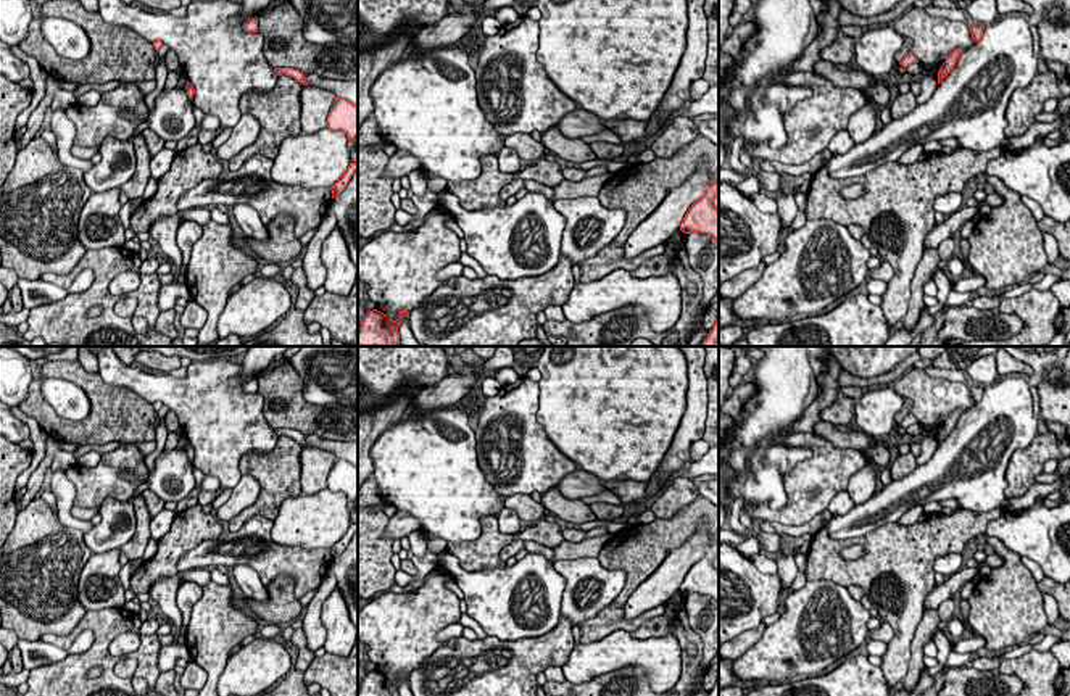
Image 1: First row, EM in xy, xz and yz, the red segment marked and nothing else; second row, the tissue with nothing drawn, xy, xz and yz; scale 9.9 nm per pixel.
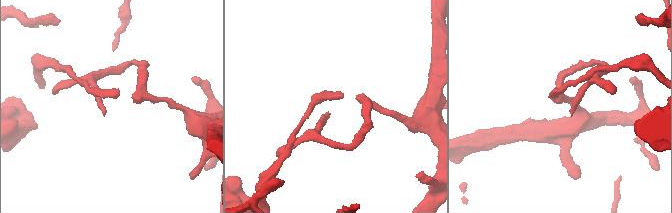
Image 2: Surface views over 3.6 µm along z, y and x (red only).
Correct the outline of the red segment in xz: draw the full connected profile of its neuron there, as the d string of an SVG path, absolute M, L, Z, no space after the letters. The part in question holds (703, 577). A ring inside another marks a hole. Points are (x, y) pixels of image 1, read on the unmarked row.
M712 541L704 556L686 572L680 591L712 596L719 606L719 569L712 566L715 557L719 557L719 543Z

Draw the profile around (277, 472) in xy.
M282 435L271 453L248 453L240 459L240 474L251 475L261 488L256 501L229 520L230 532L240 530L255 516L274 520L287 498L301 495L300 454L303 448L293 438Z

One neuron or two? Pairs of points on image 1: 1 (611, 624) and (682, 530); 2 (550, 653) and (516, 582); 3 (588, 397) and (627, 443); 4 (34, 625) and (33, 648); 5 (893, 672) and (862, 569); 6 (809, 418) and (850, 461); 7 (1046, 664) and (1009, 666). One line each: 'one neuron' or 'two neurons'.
1: one neuron
2: two neurons
3: one neuron
4: two neurons
5: one neuron
6: two neurons
7: one neuron

